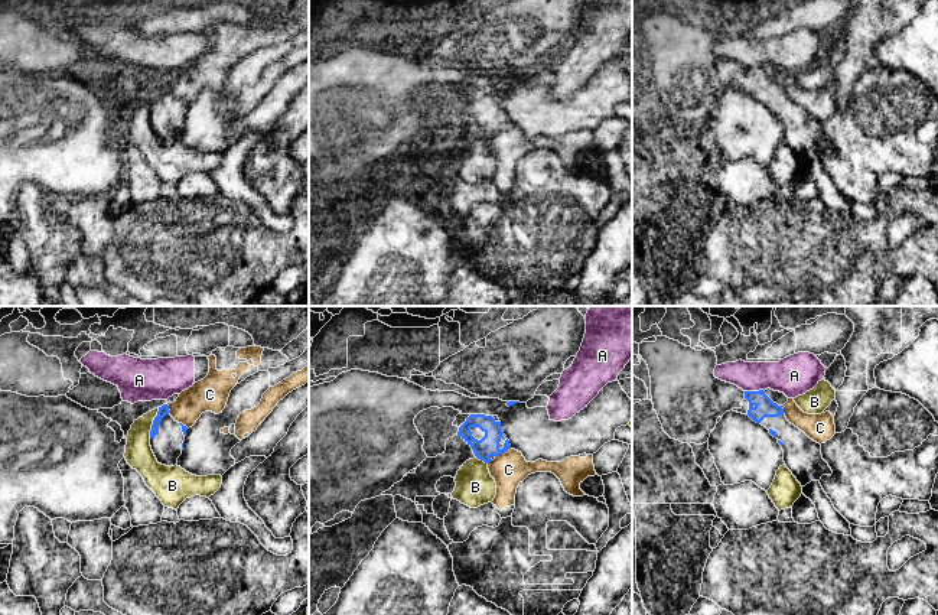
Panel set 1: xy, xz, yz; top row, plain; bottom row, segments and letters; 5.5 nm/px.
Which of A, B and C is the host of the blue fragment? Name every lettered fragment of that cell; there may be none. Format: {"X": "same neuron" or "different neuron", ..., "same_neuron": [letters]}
{"A": "different neuron", "B": "different neuron", "C": "different neuron", "same_neuron": []}

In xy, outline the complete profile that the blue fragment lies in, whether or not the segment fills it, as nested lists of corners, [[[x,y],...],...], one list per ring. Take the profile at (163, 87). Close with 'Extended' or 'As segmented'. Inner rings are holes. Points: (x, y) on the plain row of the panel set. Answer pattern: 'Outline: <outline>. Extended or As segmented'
Outline: [[[167,81],[159,84],[150,107],[150,123],[159,140],[175,143],[182,131],[188,104],[177,100]]]. Extended

